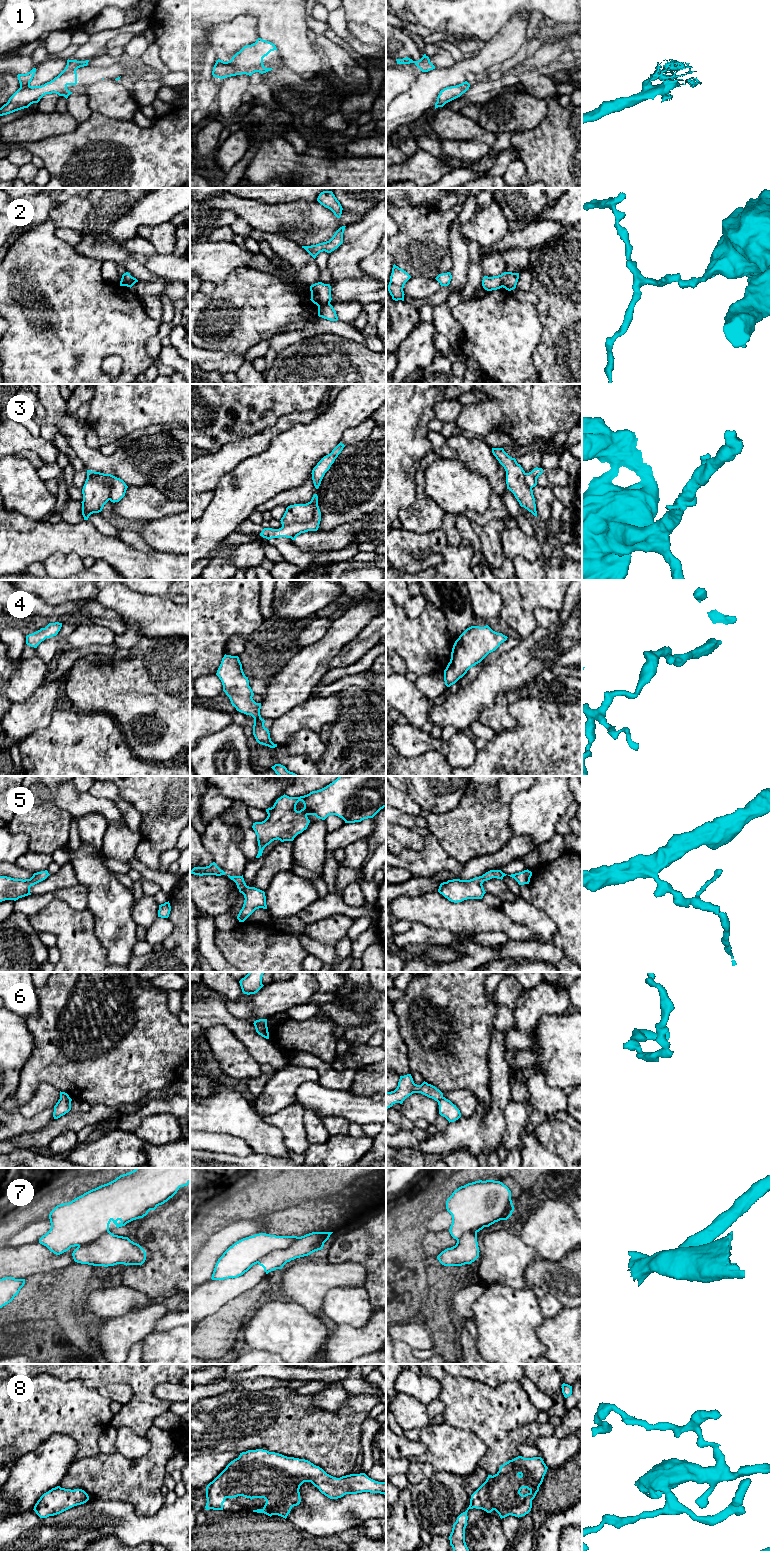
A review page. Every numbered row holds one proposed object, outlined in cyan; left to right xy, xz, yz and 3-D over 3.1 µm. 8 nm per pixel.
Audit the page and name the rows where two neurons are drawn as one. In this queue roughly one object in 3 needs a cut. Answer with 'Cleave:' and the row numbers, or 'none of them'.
Cleave: 2, 3, 6, 7

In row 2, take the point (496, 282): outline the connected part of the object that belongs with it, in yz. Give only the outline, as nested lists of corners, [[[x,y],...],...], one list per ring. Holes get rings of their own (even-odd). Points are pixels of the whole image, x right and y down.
[[[507,272],[498,276],[488,277],[484,276],[482,280],[482,286],[487,291],[497,290],[503,287],[503,279]]]

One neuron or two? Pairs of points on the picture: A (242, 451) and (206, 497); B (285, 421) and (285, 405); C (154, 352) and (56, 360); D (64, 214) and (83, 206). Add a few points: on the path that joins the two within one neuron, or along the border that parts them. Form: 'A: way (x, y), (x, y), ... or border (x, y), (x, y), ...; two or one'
A: border (213, 490), (200, 493); two
B: border (308, 410), (282, 415), (273, 424), (265, 428); two
C: border (158, 331), (146, 343), (146, 352), (151, 360); two
D: way (69, 214), (72, 214), (78, 208); one

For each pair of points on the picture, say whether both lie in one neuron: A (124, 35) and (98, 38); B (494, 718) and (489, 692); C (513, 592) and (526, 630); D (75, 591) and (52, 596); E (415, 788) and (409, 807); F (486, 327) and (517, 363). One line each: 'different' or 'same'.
A: different
B: different
C: same
D: same
E: different
F: same

